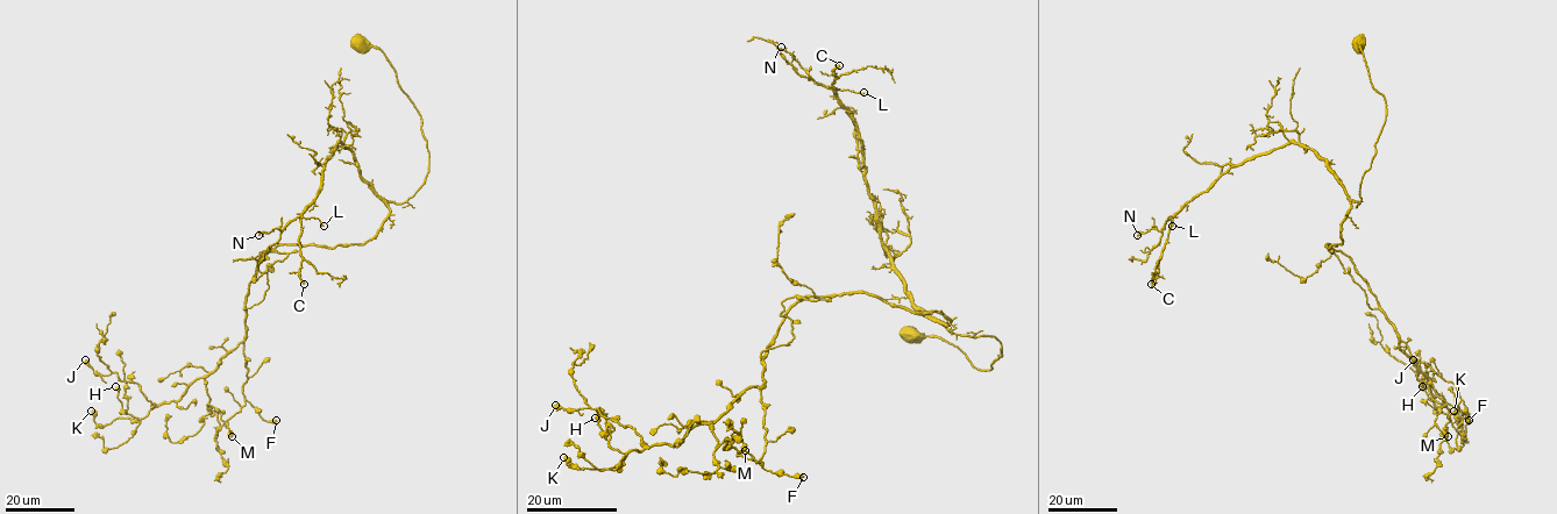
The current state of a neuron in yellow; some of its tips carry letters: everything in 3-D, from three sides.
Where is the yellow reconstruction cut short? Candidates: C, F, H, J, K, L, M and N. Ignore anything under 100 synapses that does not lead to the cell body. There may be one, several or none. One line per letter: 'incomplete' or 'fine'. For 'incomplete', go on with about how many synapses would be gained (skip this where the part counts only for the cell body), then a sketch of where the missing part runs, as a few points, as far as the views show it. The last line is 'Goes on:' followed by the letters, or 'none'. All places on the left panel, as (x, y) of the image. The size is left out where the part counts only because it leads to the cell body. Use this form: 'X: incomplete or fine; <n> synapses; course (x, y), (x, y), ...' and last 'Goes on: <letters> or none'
C: fine
F: fine
H: fine
J: fine
K: fine
L: fine
M: fine
N: fine
Goes on: none

